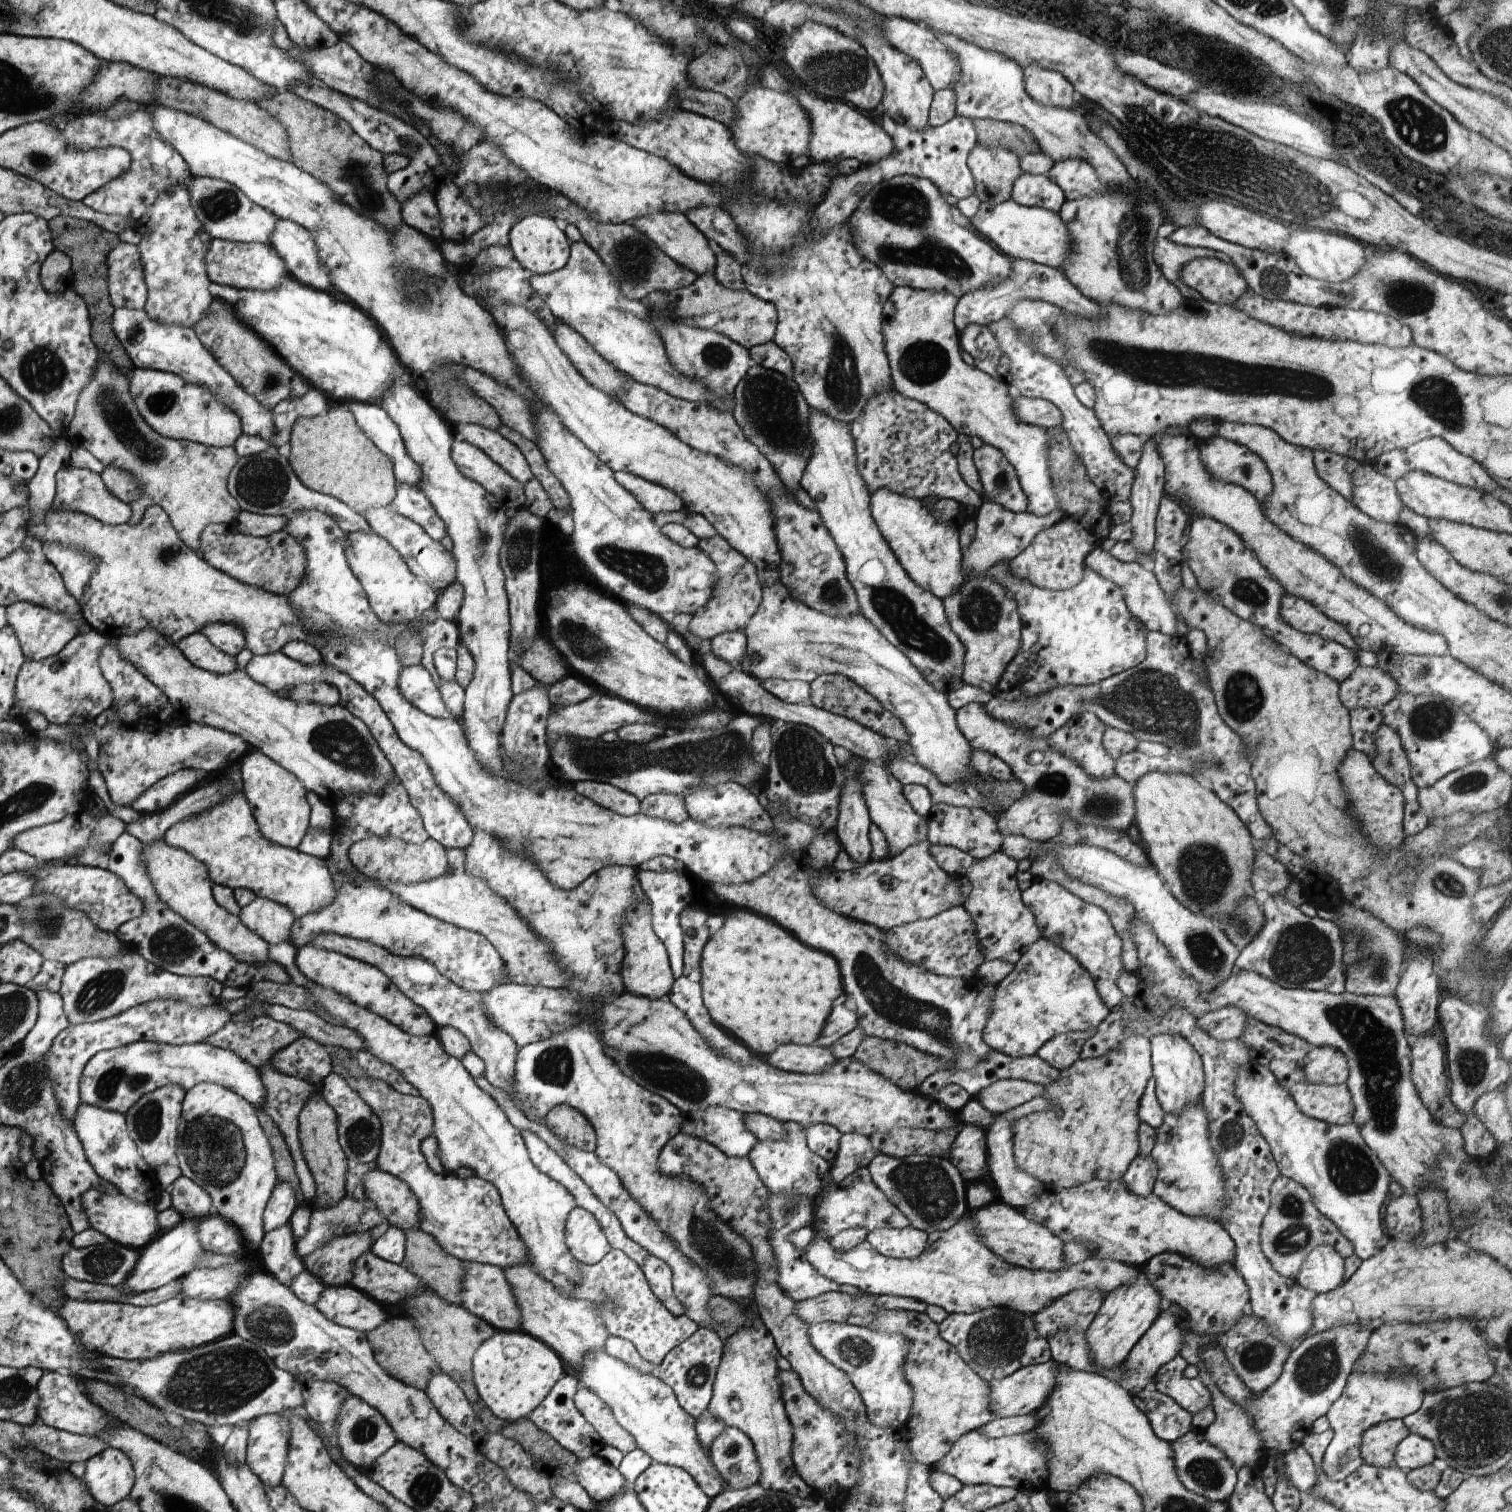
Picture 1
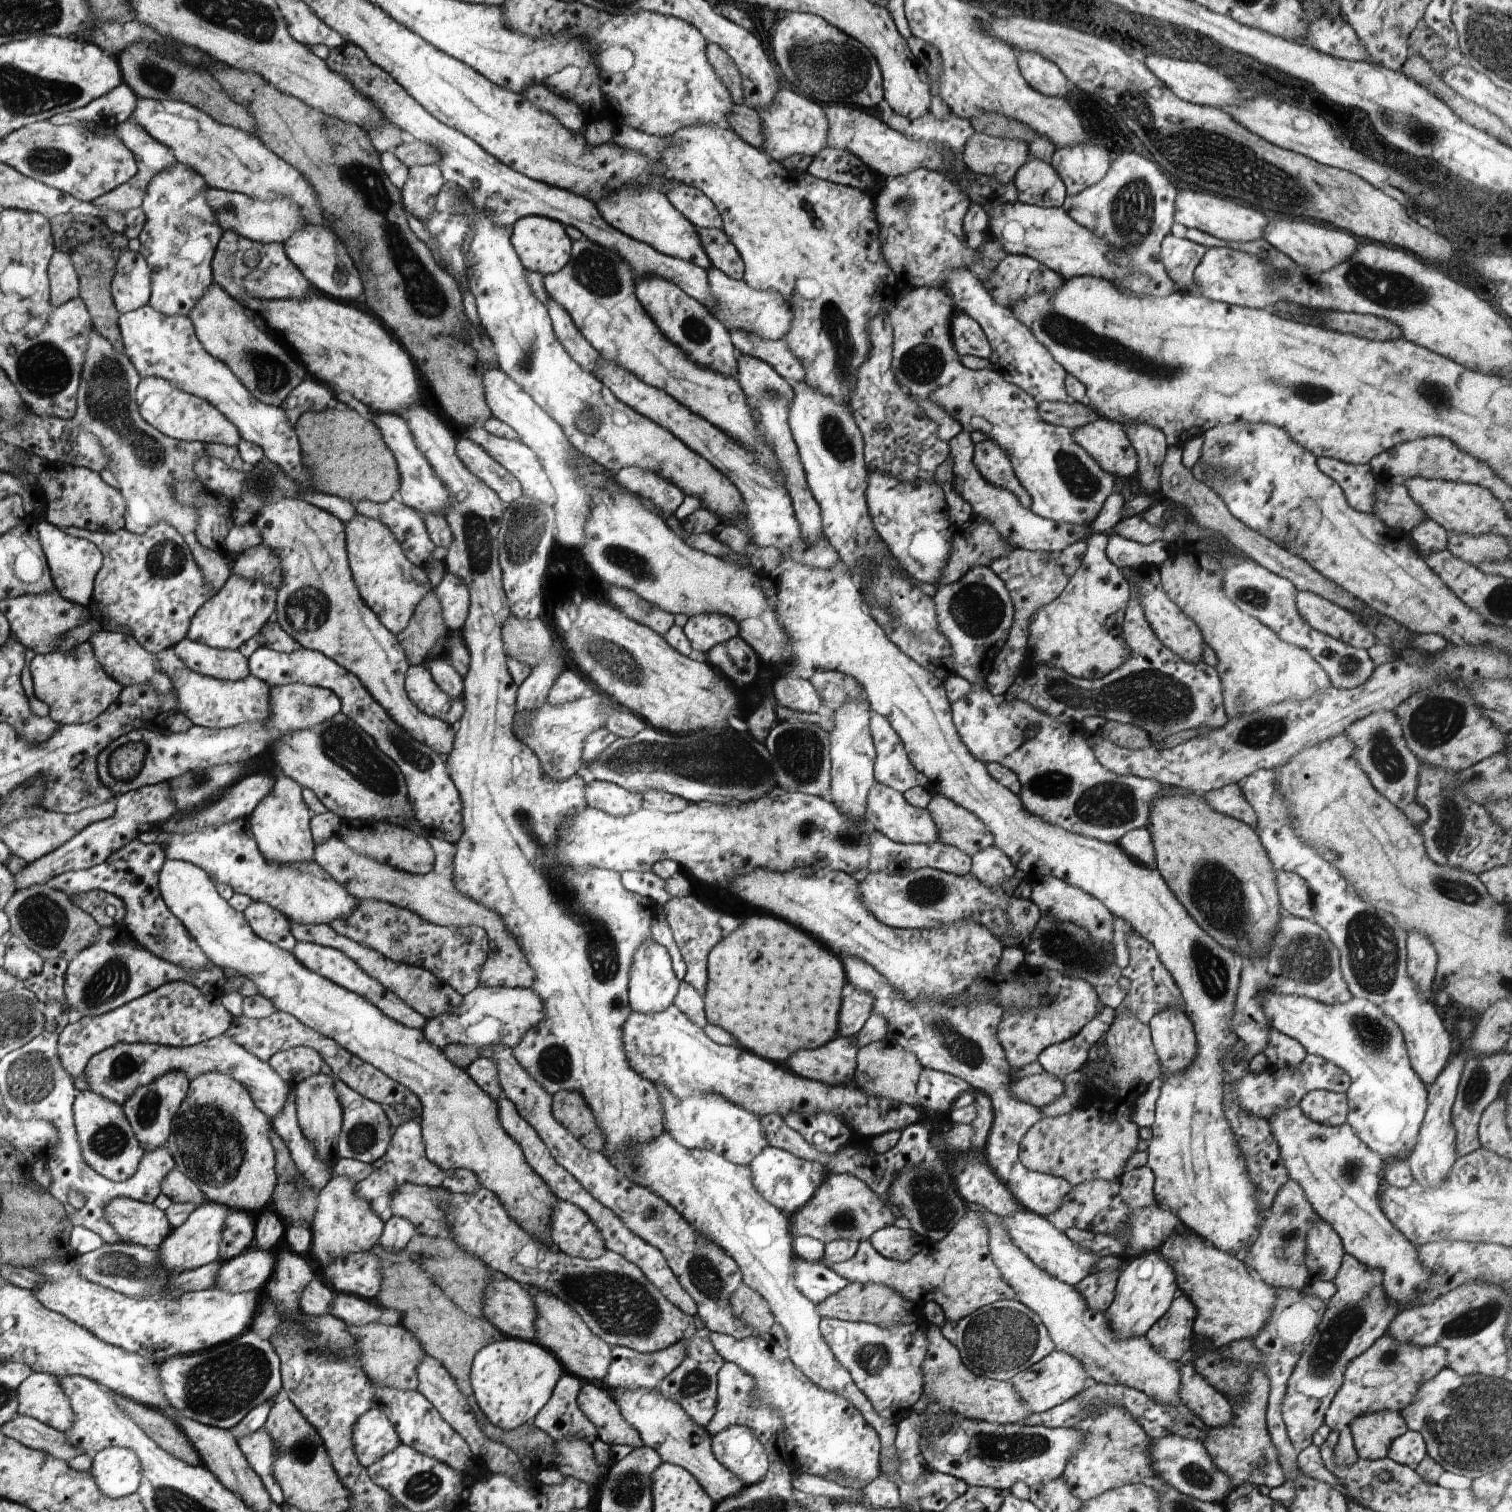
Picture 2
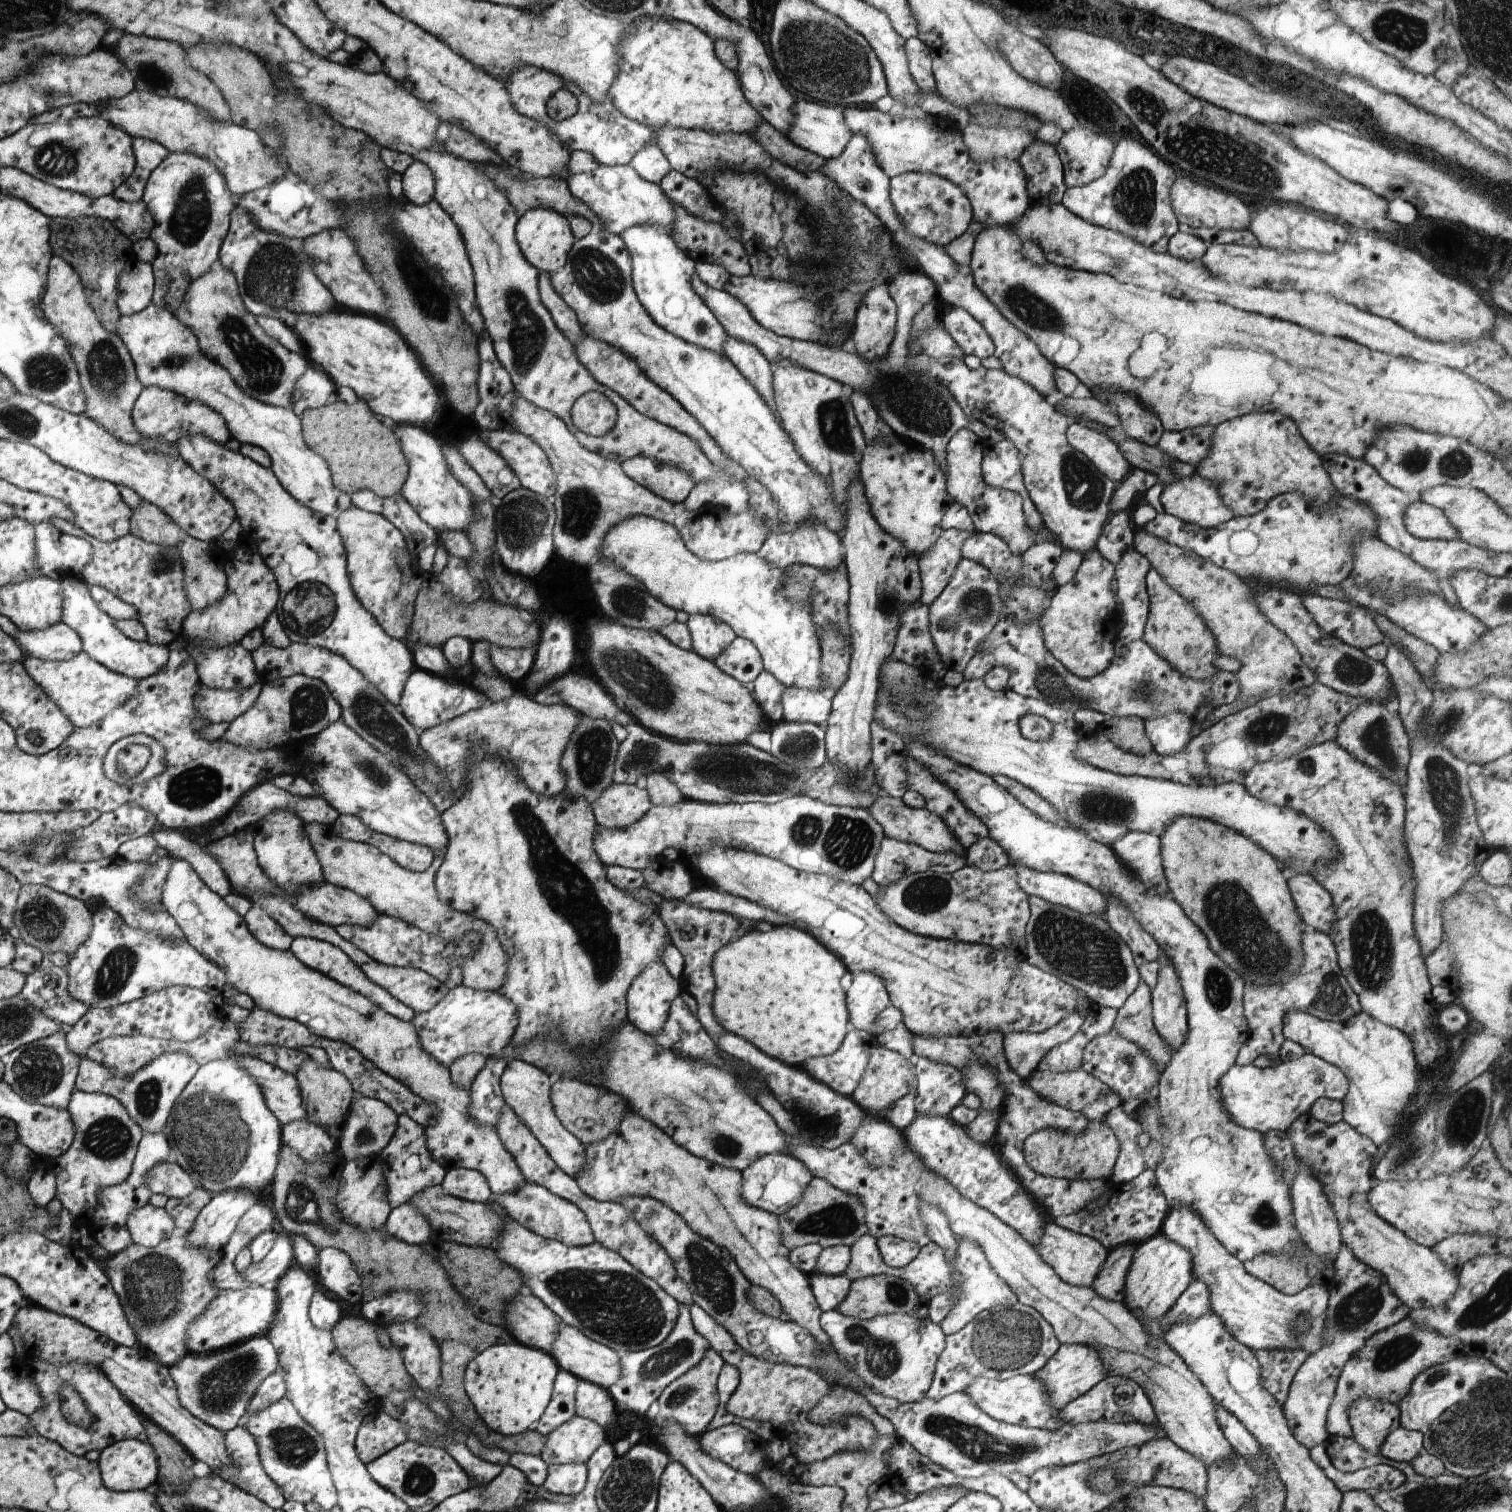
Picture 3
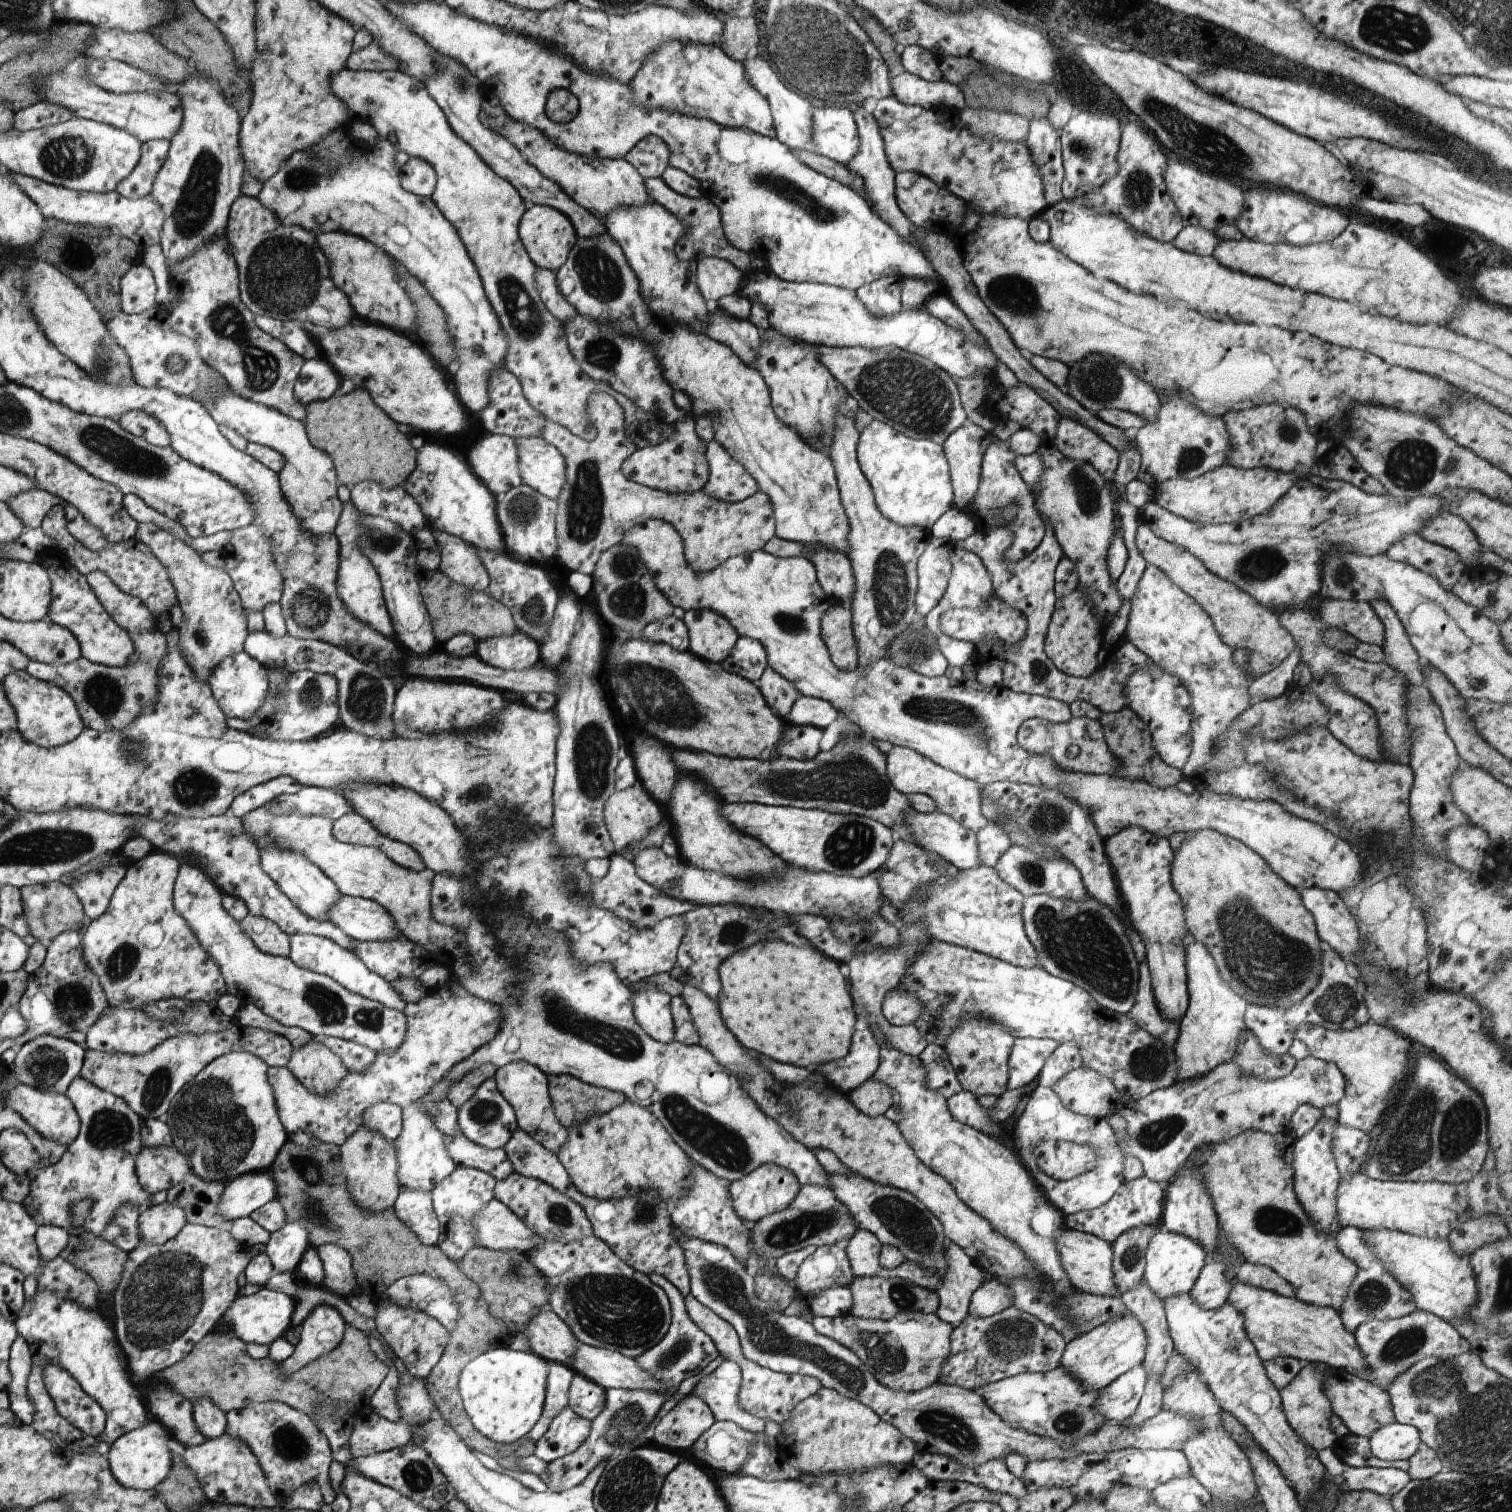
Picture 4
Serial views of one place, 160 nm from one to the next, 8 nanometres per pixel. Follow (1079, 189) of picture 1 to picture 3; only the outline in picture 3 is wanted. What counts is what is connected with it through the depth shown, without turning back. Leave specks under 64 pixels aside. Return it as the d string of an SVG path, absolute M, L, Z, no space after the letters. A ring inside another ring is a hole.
M1078 124L1062 133L1054 146L1060 158L1064 181L1069 187L1080 187L1099 178L1107 168L1113 144L1105 135L1099 136Z

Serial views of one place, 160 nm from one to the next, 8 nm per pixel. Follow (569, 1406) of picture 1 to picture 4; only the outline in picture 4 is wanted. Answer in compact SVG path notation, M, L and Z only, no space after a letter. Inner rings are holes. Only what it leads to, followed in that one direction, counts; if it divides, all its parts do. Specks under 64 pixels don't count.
M549 1363L547 1389L544 1394L543 1412L540 1420L529 1430L527 1436L538 1441L548 1429L549 1423L557 1416L564 1407L568 1406L567 1391L574 1371L561 1363Z

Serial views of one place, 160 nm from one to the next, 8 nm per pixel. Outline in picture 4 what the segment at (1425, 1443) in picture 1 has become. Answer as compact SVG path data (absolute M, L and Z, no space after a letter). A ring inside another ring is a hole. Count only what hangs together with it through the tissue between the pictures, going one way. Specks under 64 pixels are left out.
M1393 1422L1382 1426L1368 1438L1370 1454L1381 1460L1408 1459L1420 1447L1417 1429Z

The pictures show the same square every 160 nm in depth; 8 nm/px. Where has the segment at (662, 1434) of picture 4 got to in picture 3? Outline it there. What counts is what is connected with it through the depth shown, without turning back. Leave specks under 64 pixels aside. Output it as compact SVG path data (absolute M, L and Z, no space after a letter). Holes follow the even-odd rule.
M707 1347L703 1360L683 1373L677 1380L671 1382L660 1396L656 1398L652 1417L658 1425L675 1421L688 1435L700 1435L706 1430L708 1422L715 1414L718 1405L716 1378L720 1368L724 1365L722 1358L711 1347Z

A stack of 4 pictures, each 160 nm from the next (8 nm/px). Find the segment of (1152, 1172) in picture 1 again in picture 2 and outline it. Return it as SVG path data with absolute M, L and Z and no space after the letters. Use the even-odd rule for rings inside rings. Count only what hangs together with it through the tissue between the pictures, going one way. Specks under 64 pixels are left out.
M1146 1164L1124 1171L1117 1181L1119 1196L1132 1209L1157 1204L1152 1189L1154 1174Z

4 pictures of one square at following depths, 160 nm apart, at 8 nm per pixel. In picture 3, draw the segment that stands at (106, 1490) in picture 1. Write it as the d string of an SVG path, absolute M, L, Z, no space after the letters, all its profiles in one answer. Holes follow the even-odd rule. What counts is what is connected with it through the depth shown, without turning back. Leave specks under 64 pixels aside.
M123 1439L106 1446L100 1450L100 1455L96 1462L99 1464L104 1486L108 1487L110 1491L147 1490L158 1478L159 1464L155 1451L149 1444L138 1440Z

